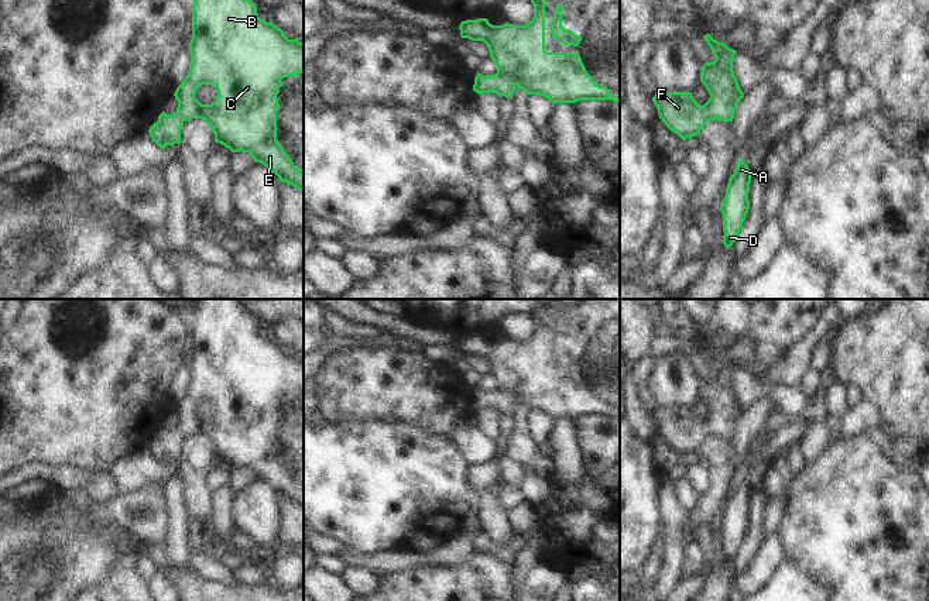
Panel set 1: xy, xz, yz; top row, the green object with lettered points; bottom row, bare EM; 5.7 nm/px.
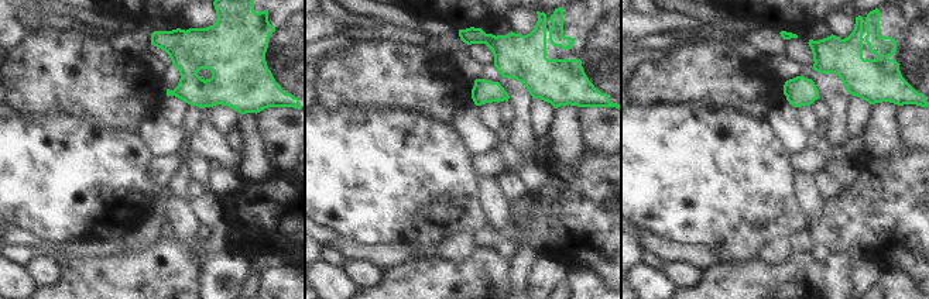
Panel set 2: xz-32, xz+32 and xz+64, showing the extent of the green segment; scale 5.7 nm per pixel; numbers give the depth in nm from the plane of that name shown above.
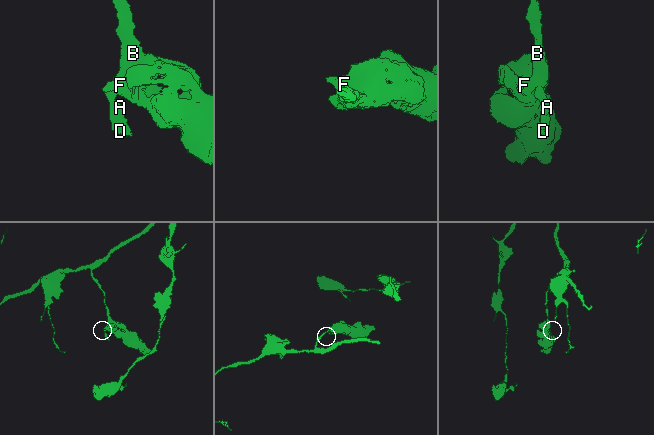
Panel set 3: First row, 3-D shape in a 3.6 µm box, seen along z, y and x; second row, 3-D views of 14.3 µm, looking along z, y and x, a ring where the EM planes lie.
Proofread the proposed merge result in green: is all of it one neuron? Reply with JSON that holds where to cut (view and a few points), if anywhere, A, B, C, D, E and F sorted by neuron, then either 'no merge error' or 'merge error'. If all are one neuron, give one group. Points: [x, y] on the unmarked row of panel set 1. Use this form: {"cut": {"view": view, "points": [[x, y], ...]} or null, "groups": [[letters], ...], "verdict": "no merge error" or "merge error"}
{"cut": null, "groups": [["A", "B", "C", "D", "E", "F"]], "verdict": "no merge error"}

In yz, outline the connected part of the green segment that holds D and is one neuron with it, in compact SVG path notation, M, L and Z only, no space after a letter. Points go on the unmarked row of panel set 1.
M744 473L736 481L734 490L730 492L726 512L720 519L723 530L723 560L731 563L743 543L750 525L748 508L753 488L747 482Z

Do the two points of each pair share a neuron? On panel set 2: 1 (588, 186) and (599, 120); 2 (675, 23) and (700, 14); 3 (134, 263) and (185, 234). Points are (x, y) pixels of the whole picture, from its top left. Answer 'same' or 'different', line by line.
1: different
2: different
3: different

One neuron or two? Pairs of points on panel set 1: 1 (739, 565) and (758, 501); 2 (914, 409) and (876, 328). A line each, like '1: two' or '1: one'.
1: one
2: one

